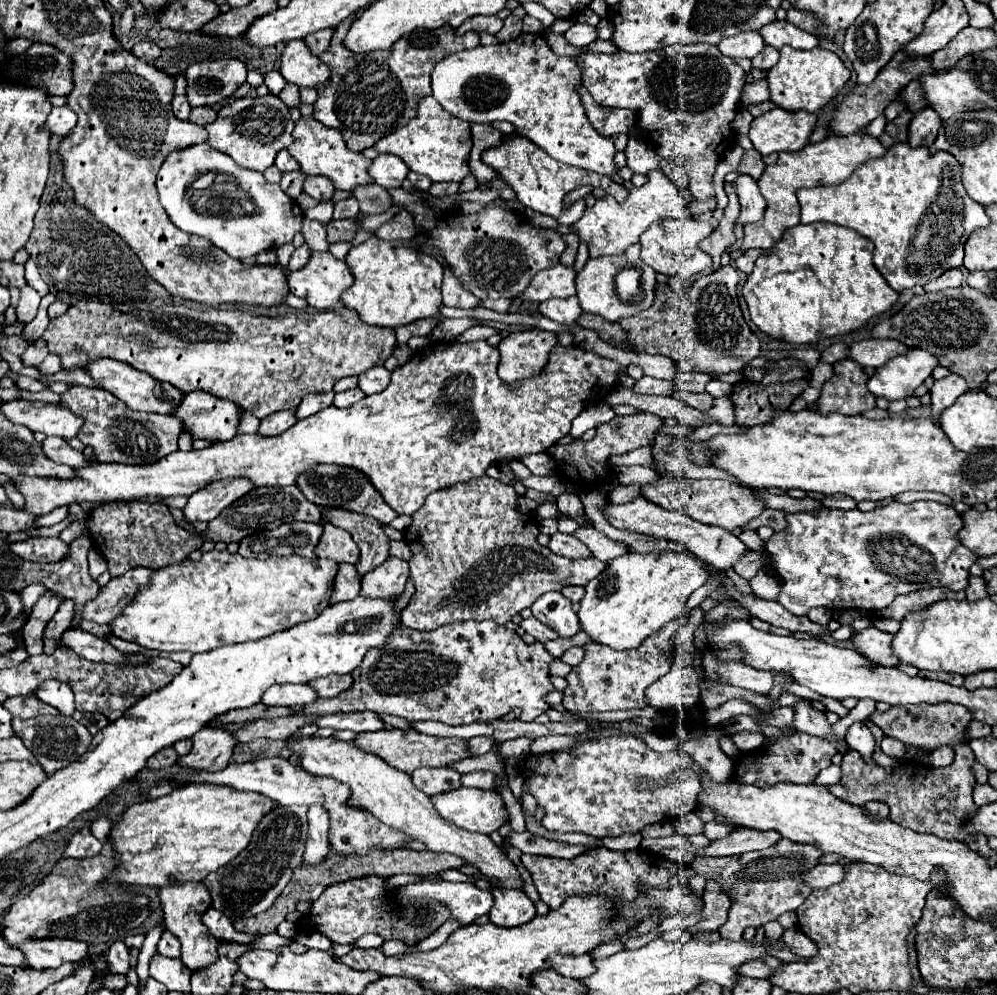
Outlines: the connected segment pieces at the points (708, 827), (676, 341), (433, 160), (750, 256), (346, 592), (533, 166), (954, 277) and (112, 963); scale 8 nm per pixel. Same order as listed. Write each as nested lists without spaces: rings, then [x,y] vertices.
[[[709,821],[709,823],[705,823],[705,837],[709,837],[709,839],[721,839],[721,837],[727,837],[731,831],[733,831],[735,827],[733,825],[727,825],[727,823],[719,823],[719,821]]]
[[[727,265],[711,275],[699,277],[683,297],[677,297],[669,285],[657,287],[657,297],[651,309],[619,323],[627,331],[631,345],[649,355],[665,355],[673,359],[681,373],[697,371],[709,373],[711,377],[737,373],[749,367],[749,361],[759,355],[759,339],[745,323],[739,309],[737,285],[739,275],[735,267]]]
[[[425,97],[419,101],[417,117],[395,133],[377,141],[375,149],[379,153],[391,153],[401,157],[411,171],[427,175],[431,181],[461,183],[463,177],[469,175],[467,157],[471,151],[471,125],[445,113],[445,109],[441,109],[435,97]]]
[[[749,249],[749,251],[745,251],[741,257],[735,259],[735,267],[737,267],[739,271],[743,271],[743,273],[749,275],[749,273],[753,271],[753,265],[755,265],[757,257],[761,257],[761,255],[765,255],[763,249]]]
[[[349,563],[339,565],[339,571],[333,581],[333,593],[329,597],[329,605],[339,603],[339,601],[347,601],[347,599],[353,599],[359,595],[361,581],[355,581],[355,577],[357,577],[357,573],[355,573],[353,565],[349,565]]]
[[[511,135],[507,137],[499,149],[487,149],[483,155],[481,155],[481,161],[487,163],[493,171],[499,173],[499,177],[515,191],[517,199],[533,209],[533,211],[539,211],[543,215],[550,215],[557,219],[560,224],[570,226],[577,222],[582,216],[577,212],[569,212],[564,210],[565,195],[577,187],[583,187],[583,185],[591,185],[591,187],[601,187],[607,195],[615,197],[617,203],[625,201],[627,197],[627,189],[619,183],[615,183],[611,177],[605,177],[605,175],[597,175],[597,173],[589,173],[589,171],[583,171],[579,167],[571,167],[571,165],[565,165],[565,163],[557,163],[555,159],[551,159],[543,149],[539,149],[537,145],[529,143],[529,139],[525,137],[519,137],[519,135]]]
[[[949,269],[941,277],[937,277],[937,281],[929,281],[925,285],[925,291],[943,291],[943,289],[961,287],[961,285],[963,285],[963,273],[961,273],[961,269]]]
[[[117,941],[111,945],[111,949],[105,955],[109,969],[106,973],[113,973],[119,975],[127,975],[129,971],[129,949],[123,941]]]

